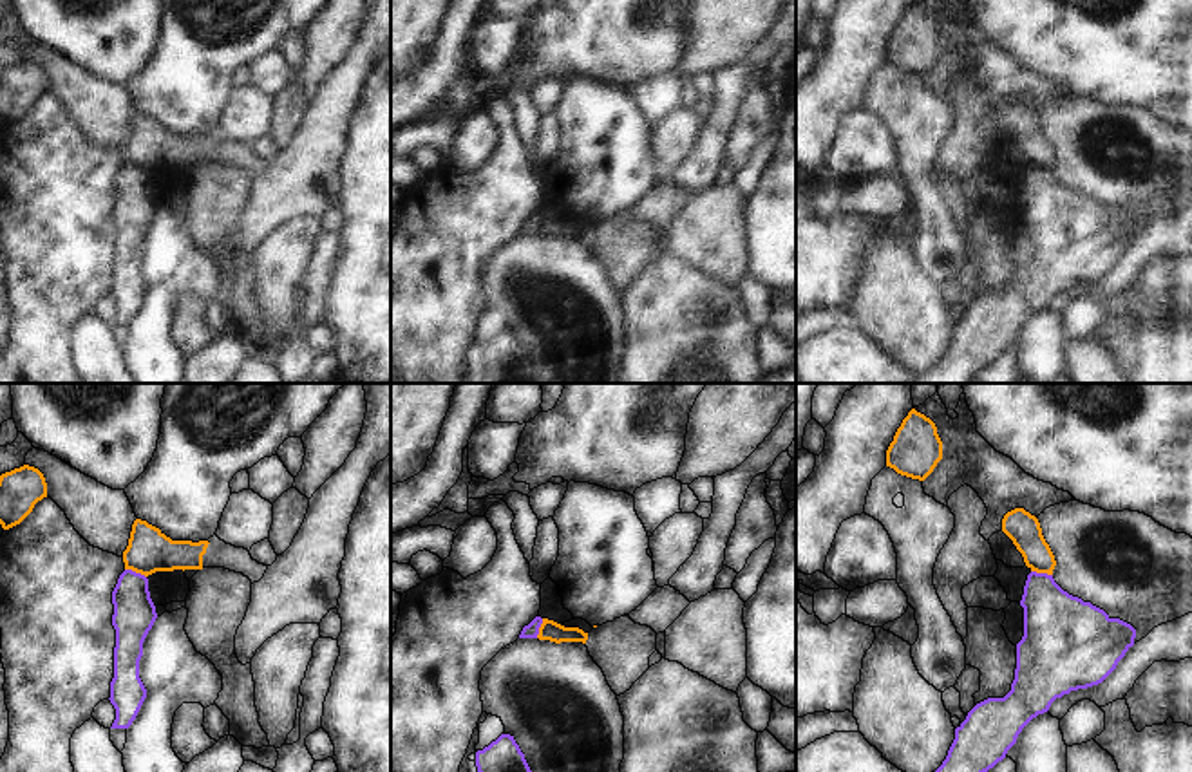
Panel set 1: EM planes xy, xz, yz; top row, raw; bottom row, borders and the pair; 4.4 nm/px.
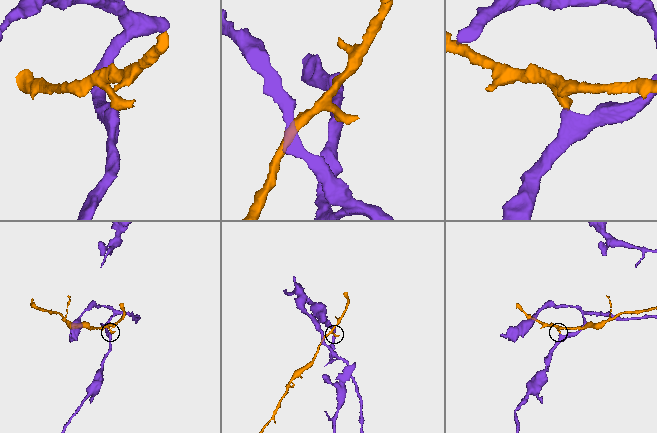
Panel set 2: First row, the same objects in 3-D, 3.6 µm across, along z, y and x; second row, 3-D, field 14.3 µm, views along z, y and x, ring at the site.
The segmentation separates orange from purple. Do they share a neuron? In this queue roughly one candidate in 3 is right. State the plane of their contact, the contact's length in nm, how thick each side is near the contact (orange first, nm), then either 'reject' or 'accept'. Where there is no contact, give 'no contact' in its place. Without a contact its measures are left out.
xy | 100 nm | 200/190 nm | reject

